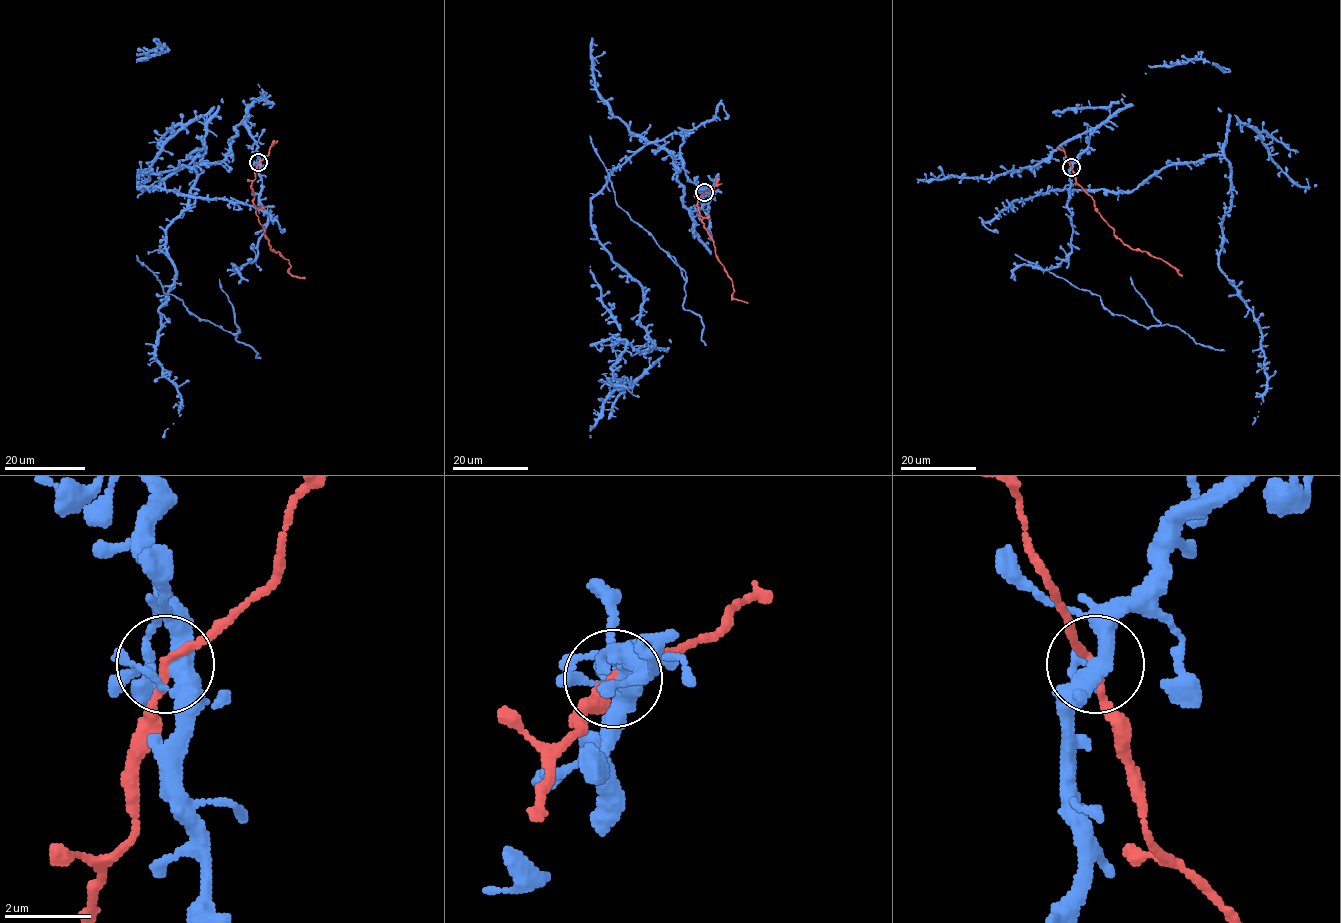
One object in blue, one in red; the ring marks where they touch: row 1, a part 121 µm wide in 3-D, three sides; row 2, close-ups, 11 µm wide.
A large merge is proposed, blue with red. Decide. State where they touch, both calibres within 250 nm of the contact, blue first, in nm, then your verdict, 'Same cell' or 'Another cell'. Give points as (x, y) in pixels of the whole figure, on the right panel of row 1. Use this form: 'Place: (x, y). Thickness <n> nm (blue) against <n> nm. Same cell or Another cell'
Place: (1071, 167). Thickness 360 nm (blue) against 160 nm. Same cell

